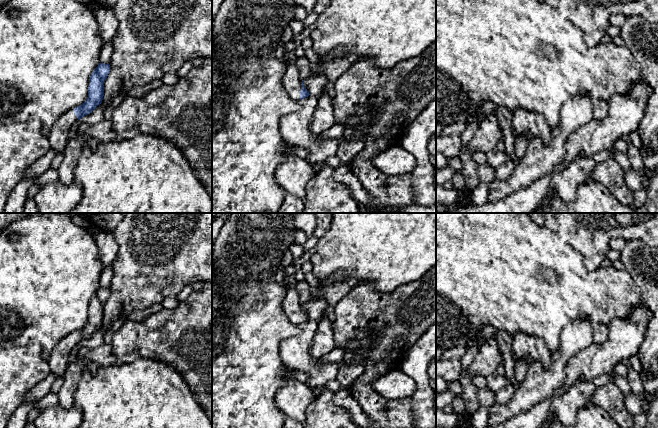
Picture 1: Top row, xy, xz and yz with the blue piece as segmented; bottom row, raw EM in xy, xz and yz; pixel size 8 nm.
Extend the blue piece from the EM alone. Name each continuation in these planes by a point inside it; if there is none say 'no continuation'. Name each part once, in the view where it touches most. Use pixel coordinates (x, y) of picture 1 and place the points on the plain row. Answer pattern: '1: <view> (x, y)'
1: xz (291, 305)

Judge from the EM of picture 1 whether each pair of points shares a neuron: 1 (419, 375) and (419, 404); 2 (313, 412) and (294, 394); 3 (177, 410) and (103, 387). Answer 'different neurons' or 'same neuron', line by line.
1: same neuron
2: different neurons
3: same neuron

